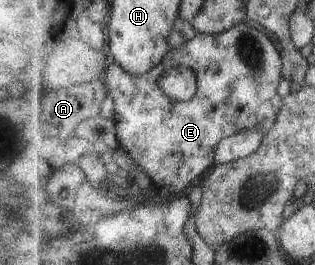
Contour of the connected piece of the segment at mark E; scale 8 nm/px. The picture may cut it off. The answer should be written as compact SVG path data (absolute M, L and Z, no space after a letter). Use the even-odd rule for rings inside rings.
M244 21L219 34L199 33L182 48L171 48L165 60L147 75L131 74L111 60L103 79L115 103L120 148L149 173L160 191L170 196L179 194L193 182L201 181L216 164L217 144L225 137L258 125L264 135L272 130L284 106L278 93L283 68L277 46ZM170 64L190 68L196 74L198 87L191 100L175 100L161 88L159 79Z

